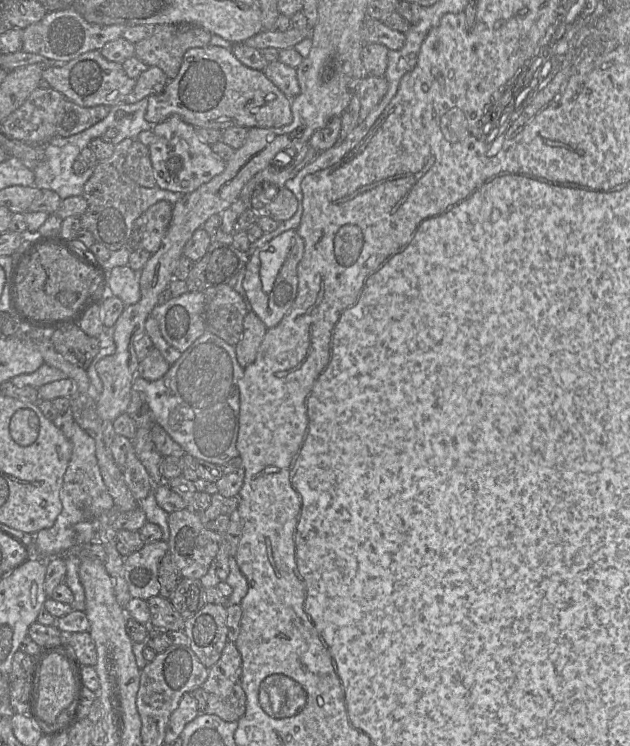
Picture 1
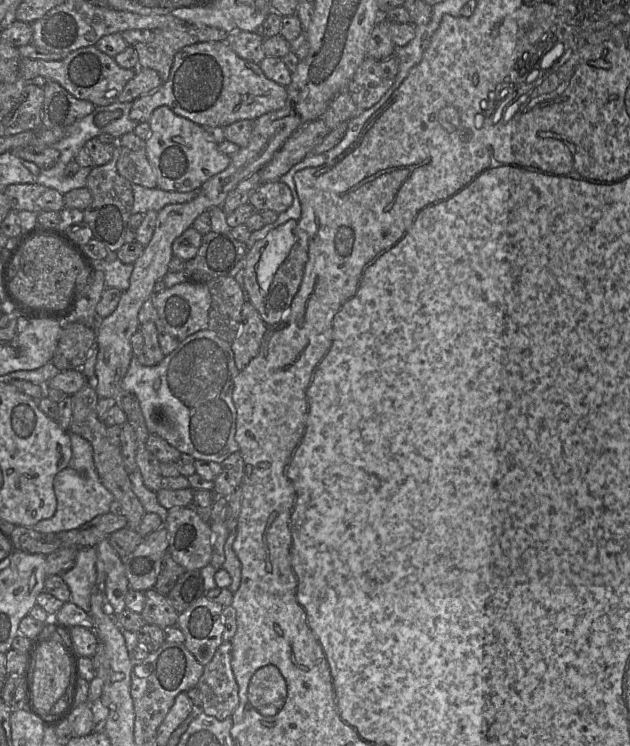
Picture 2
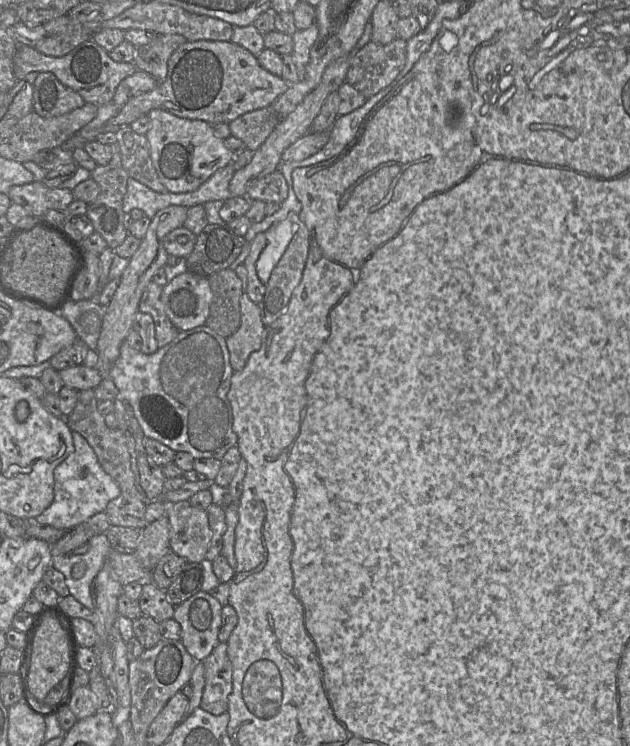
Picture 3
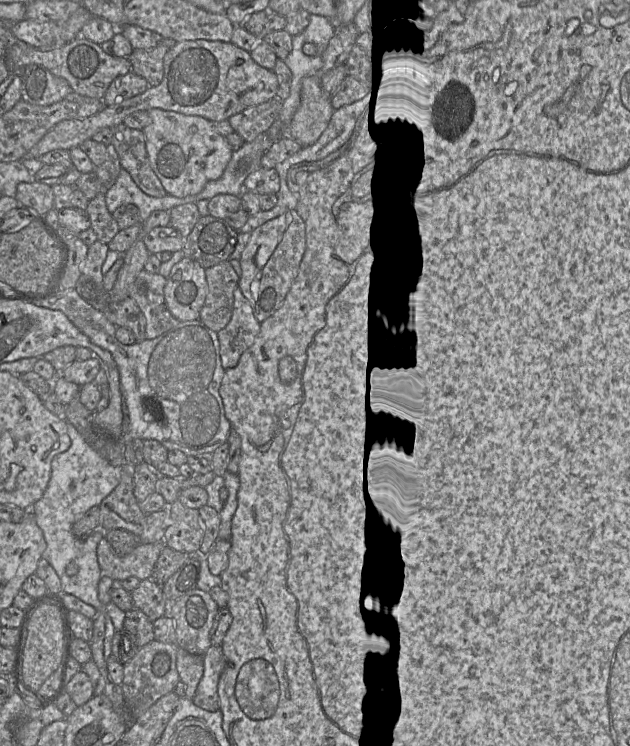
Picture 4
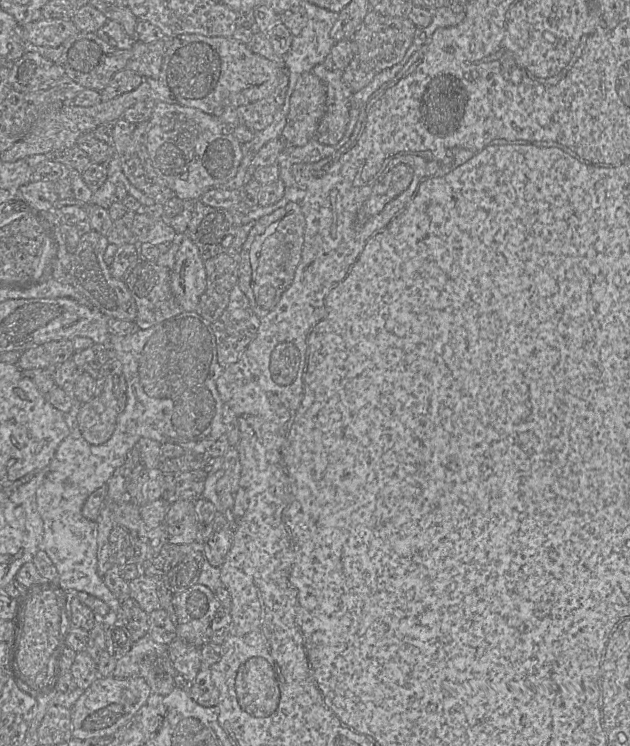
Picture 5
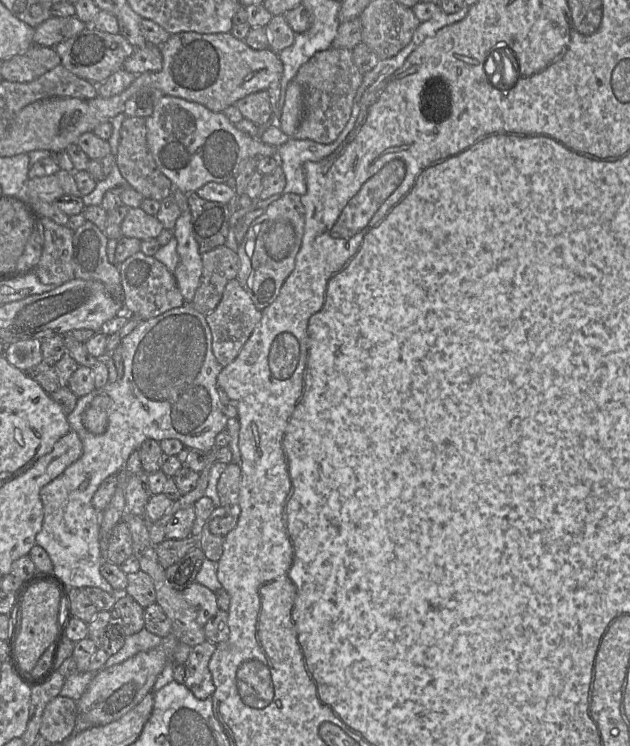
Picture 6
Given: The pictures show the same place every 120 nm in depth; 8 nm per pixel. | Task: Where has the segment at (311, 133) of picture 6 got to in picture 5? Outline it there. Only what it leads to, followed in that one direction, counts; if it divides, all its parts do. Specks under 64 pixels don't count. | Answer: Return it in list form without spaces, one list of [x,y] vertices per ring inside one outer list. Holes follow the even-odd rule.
[[[323,63],[311,72],[326,87],[326,109],[314,138],[322,144],[335,145],[344,135],[350,118],[353,92],[343,80],[343,71],[328,69]]]

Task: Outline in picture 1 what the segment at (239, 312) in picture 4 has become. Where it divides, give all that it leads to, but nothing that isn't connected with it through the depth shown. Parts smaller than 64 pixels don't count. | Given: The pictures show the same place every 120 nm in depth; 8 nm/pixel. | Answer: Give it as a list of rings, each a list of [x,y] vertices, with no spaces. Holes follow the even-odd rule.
[[[248,311],[243,321],[242,337],[235,345],[237,360],[243,368],[255,361],[267,330],[261,319],[253,311]]]

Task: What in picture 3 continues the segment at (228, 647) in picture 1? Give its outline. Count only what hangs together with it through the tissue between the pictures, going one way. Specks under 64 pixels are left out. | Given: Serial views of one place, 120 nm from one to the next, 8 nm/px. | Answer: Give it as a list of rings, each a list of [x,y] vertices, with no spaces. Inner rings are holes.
[[[219,642],[203,662],[205,686],[199,708],[215,716],[227,712],[232,691],[232,664],[227,649],[227,642]]]

